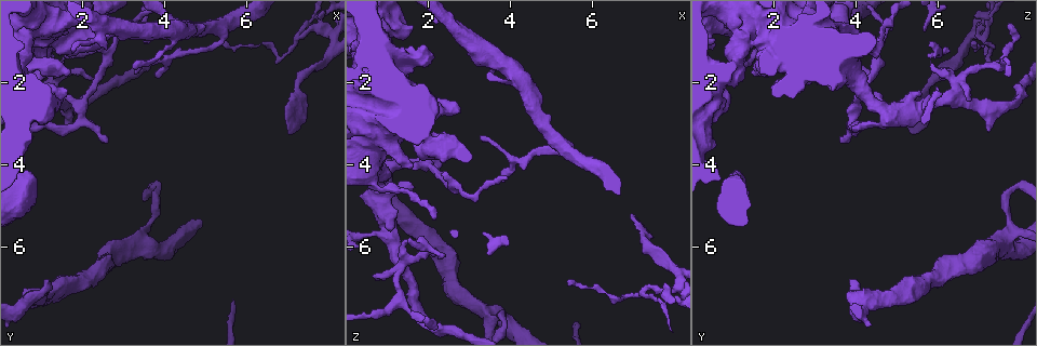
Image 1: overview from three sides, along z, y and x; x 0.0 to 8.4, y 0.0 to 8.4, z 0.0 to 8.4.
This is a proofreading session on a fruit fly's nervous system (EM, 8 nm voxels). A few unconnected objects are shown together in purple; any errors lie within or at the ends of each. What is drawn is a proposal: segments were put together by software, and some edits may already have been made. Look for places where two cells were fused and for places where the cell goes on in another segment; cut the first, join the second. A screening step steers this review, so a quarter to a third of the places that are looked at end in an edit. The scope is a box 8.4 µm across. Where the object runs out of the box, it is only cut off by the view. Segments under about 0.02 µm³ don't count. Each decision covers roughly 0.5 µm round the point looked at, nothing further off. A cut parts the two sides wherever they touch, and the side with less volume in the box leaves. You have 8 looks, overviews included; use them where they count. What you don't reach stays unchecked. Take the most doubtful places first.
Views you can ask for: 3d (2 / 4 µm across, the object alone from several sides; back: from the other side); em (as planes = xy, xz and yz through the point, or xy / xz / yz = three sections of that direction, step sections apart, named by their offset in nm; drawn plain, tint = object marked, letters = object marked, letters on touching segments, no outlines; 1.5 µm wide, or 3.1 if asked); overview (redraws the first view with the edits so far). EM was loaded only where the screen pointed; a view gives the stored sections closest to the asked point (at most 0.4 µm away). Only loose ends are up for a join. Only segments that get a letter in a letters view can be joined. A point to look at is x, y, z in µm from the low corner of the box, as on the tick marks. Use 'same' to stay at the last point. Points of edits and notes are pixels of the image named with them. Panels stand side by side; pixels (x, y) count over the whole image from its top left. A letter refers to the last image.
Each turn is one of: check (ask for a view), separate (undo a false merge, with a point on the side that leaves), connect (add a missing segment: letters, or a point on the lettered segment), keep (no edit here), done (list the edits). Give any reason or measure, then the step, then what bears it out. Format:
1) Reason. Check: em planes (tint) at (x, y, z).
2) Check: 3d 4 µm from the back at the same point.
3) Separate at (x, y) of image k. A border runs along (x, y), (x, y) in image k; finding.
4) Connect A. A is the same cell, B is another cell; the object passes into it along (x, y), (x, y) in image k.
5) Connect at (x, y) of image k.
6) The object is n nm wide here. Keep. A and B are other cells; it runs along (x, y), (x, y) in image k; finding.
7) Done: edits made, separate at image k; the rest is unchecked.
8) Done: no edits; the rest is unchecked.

Stops while still wide. Check: em planes (tint) at (1.20, 6.80, 3.80).

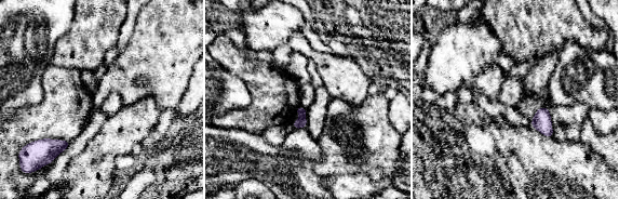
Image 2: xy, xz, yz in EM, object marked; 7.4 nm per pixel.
See the neighbours. Check: em planes (letters) at the same point.

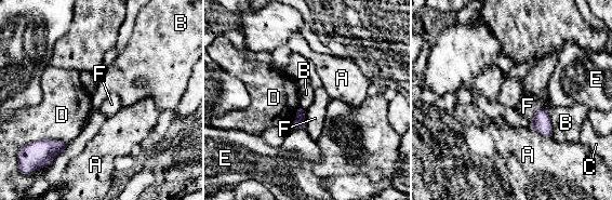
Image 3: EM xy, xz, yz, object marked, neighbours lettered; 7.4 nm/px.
The longest contact is with D, 240 nm. Keep. A, B, C, D, E and F are other cells; no lettered segment goes on from it.

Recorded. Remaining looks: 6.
Four-way junction. Check: em planes (plain) at (7.75, 0.55, 7.00).

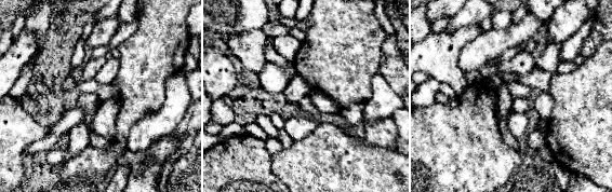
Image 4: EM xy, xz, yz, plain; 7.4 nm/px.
See the neighbours. Check: em planes (letters) at the same point.

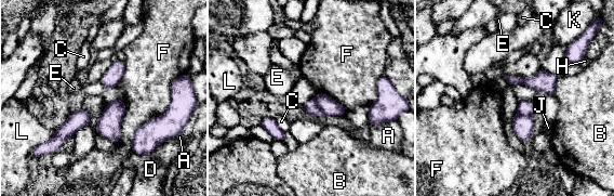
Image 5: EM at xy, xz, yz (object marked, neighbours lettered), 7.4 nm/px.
Separate at (310, 106) of image 5. A, B, C, D, E, F, H, J, K and L are other cells; a border runs along (315, 101), (321, 114) in image 5; two cells meet here.

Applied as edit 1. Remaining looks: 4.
Calibre changes. Check: em planes (letters) at (5.35, 0.75, 3.60).

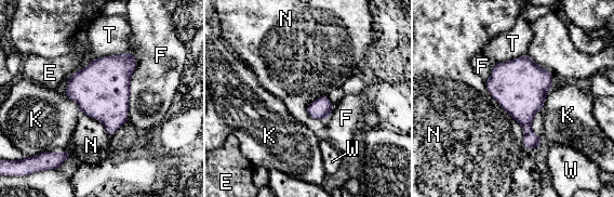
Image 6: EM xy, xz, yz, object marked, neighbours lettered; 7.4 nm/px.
Keep. E, F, K, N, T and W are other cells; a border runs along (484, 80), (521, 126), (523, 147) in image 6; continuous, no second cell.

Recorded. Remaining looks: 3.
Done: edits made, separate at image 5; the rest is unchecked.

